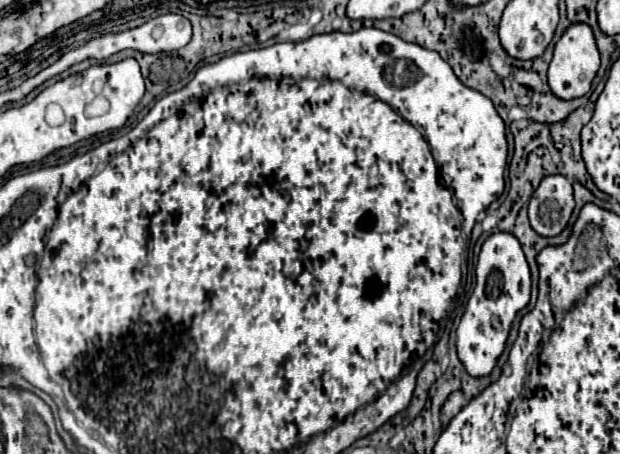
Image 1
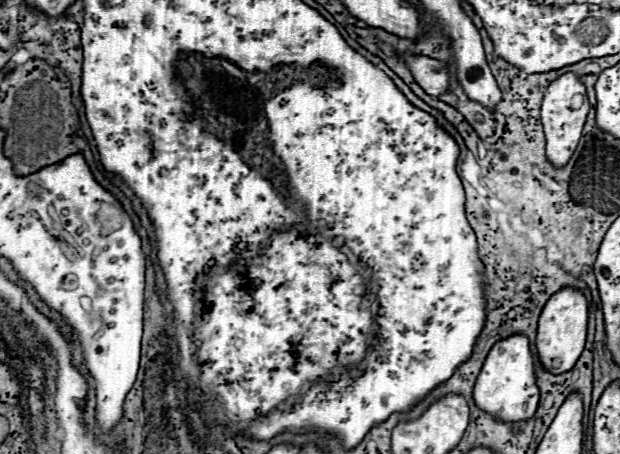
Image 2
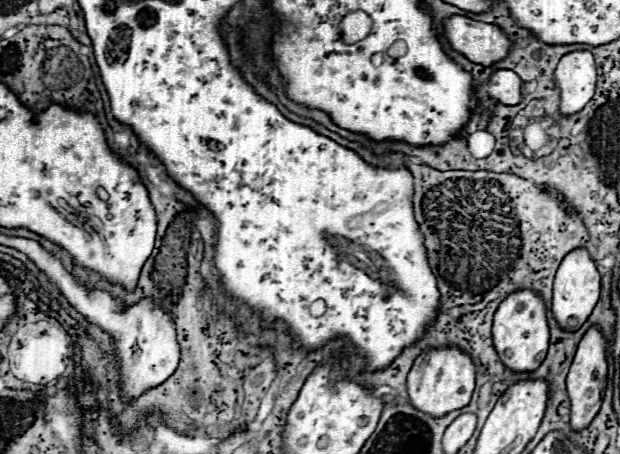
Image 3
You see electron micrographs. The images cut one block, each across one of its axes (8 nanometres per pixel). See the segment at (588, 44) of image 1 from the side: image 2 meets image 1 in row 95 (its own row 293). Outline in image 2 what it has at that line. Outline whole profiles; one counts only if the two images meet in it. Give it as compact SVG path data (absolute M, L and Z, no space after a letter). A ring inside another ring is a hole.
M564 286L556 294L552 294L542 310L536 336L536 348L542 366L552 374L562 374L570 370L584 350L586 328L588 328L588 300L584 292L578 288Z

